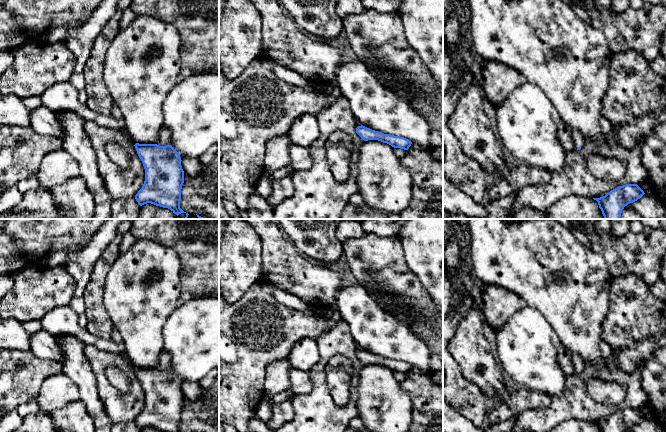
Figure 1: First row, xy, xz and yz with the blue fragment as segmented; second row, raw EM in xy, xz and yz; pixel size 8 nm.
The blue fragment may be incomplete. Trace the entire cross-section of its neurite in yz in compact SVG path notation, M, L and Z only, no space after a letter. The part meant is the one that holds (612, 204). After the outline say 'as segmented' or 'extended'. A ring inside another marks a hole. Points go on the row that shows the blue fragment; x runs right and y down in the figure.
M626 184L611 190L603 197L593 199L598 202L604 219L620 219L624 207L644 194L637 184Z; as segmented

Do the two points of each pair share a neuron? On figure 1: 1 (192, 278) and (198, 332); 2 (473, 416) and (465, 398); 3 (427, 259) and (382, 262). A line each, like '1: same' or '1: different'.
1: different
2: same
3: different

